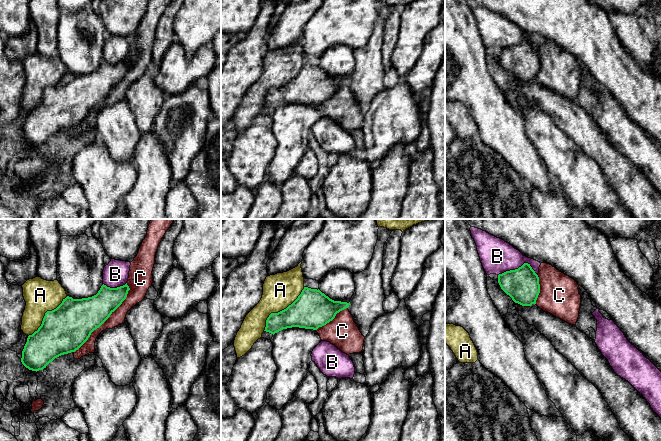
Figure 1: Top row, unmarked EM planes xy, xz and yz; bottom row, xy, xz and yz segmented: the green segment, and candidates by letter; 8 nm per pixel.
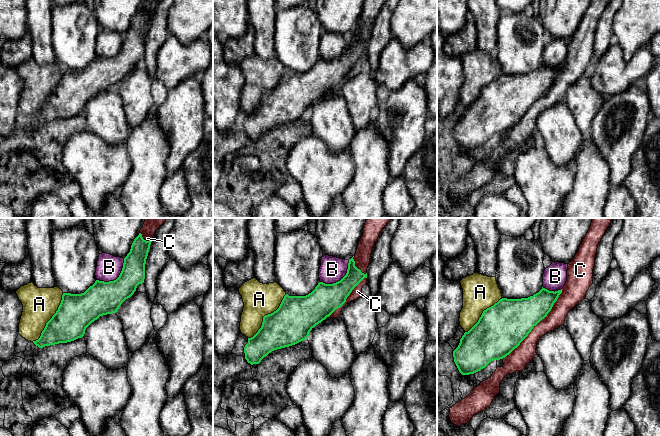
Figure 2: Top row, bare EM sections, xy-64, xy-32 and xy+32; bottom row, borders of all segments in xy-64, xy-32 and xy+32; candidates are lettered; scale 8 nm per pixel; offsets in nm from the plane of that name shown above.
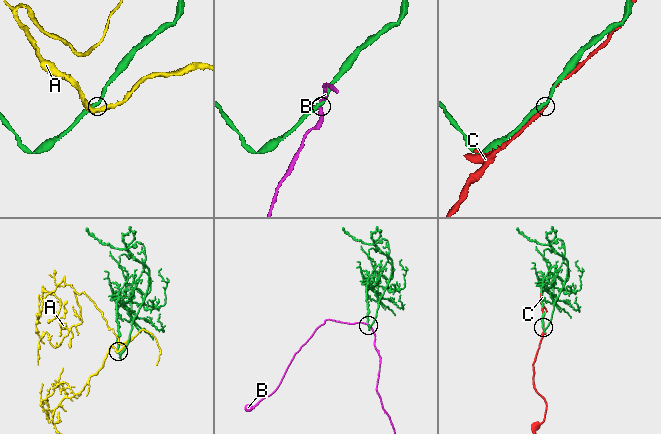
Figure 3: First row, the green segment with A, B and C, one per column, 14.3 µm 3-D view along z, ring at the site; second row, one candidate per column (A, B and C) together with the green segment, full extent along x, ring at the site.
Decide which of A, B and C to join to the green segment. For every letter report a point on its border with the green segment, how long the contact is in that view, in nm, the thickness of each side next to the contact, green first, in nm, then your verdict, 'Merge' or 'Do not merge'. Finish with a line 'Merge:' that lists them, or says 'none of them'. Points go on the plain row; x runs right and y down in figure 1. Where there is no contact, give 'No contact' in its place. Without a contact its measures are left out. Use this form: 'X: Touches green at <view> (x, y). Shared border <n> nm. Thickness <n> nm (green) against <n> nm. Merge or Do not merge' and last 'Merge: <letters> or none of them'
A: Touches green at xz (280, 87). Shared border 480 nm. Thickness 300 nm (green) against 280 nm. Do not merge
B: Touches green at yz (519, 43). Shared border 320 nm. Thickness 280 nm (green) against 280 nm. Do not merge
C: Touches green at xy (107, 94). Shared border 700 nm. Thickness 320 nm (green) against 120 nm. Merge
Merge: C

